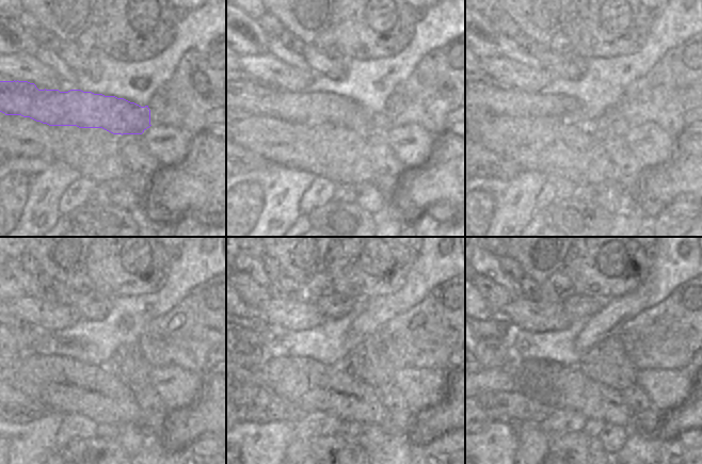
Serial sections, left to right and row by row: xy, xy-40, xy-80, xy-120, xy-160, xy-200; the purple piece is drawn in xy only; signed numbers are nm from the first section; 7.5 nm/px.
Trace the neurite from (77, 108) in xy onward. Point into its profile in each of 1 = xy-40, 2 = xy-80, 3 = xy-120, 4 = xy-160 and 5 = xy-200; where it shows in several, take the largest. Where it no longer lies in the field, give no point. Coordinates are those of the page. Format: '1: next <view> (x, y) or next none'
1: next xy-40 (308, 108)
2: next xy-80 (503, 100)
3: next xy-120 (26, 339)
4: next xy-160 (264, 334)
5: next xy-200 (501, 324)

